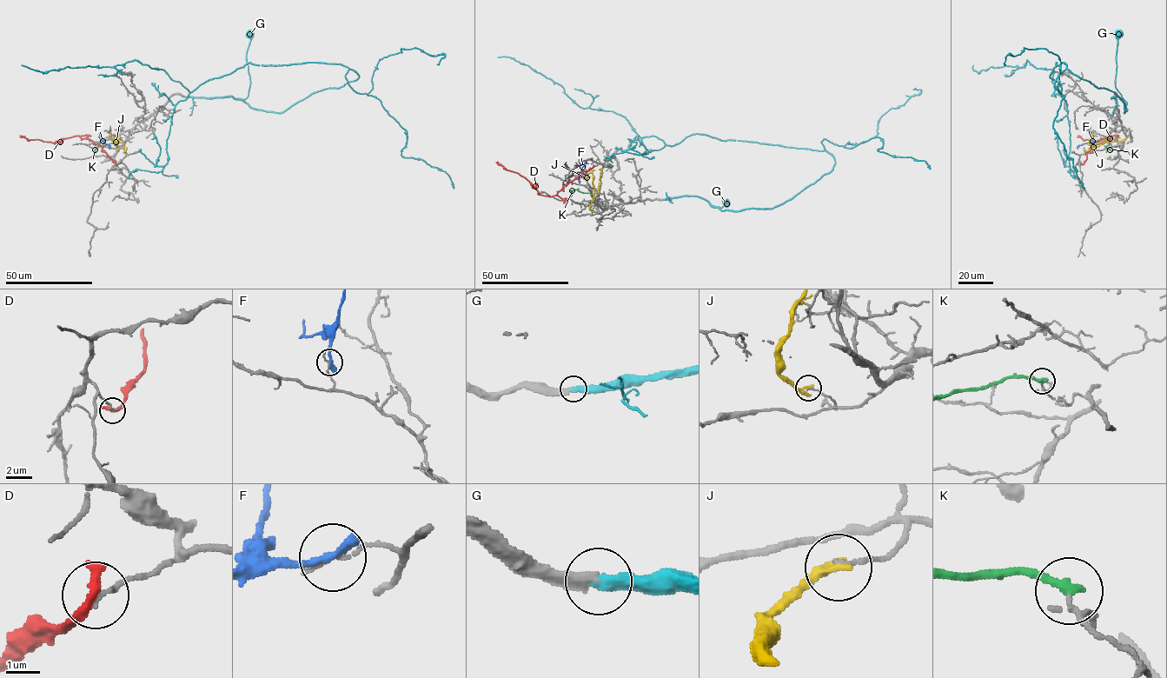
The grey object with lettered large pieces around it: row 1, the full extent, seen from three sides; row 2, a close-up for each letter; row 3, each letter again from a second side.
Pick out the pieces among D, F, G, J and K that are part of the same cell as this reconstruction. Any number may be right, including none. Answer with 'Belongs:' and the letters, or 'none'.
Belongs: G

